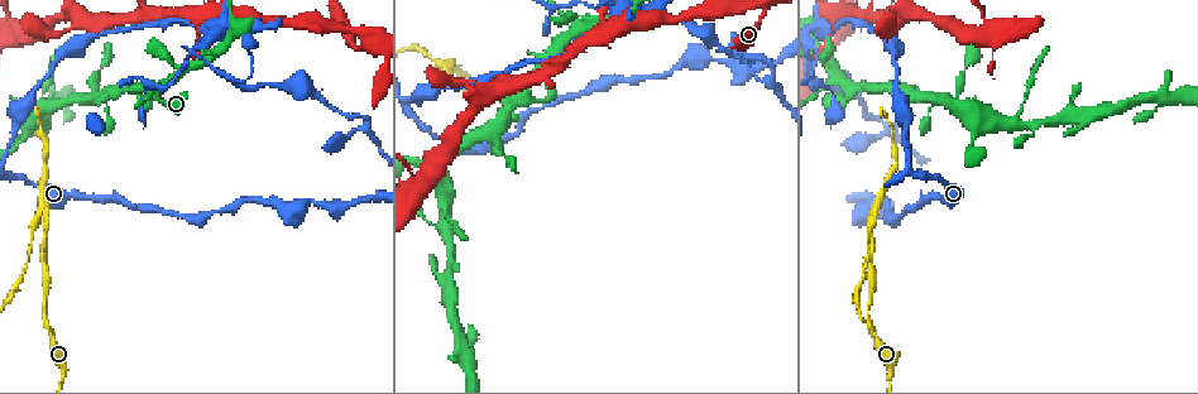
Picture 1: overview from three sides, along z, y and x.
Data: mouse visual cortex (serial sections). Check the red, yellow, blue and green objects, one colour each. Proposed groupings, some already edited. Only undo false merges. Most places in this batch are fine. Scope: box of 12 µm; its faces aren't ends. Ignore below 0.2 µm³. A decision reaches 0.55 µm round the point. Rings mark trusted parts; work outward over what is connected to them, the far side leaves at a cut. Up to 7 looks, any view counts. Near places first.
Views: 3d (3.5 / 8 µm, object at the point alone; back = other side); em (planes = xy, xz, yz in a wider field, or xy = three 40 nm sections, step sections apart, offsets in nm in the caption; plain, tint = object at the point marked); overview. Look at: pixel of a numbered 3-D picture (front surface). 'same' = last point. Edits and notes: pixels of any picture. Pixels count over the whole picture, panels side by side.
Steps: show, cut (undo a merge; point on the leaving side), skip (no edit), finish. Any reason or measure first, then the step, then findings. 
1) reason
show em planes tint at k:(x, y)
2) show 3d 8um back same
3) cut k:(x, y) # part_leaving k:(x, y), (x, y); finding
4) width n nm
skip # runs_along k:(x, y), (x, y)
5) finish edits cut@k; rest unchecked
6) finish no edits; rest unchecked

sudden change in width
show 3d 3.5um at 1:(219, 52)

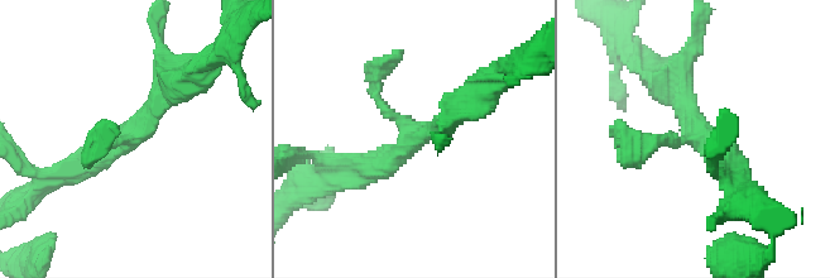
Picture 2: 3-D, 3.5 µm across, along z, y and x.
arms 3; arm_widths 150, 250, 300 nm
show em xy step 3 tint at 2:(701, 134)

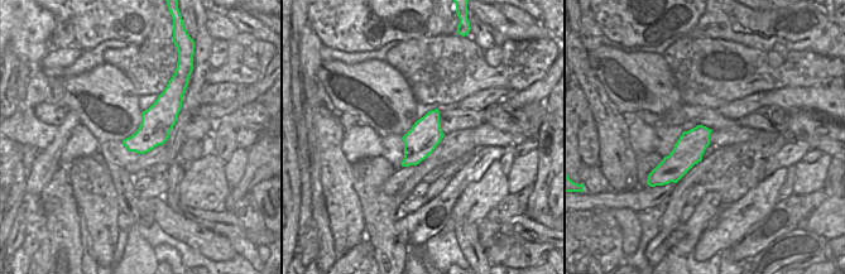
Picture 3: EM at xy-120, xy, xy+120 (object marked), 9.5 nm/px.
skip # one cell here

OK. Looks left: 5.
sharp bend
show 3d 3.5um at 1:(138, 17)

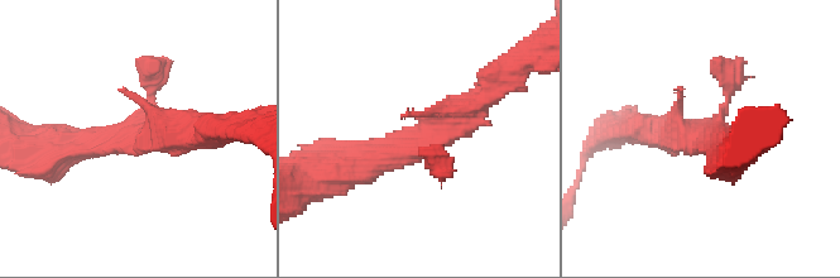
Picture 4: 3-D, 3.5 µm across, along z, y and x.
shape alone is not enough
show em planes plain at 4:(427, 140)

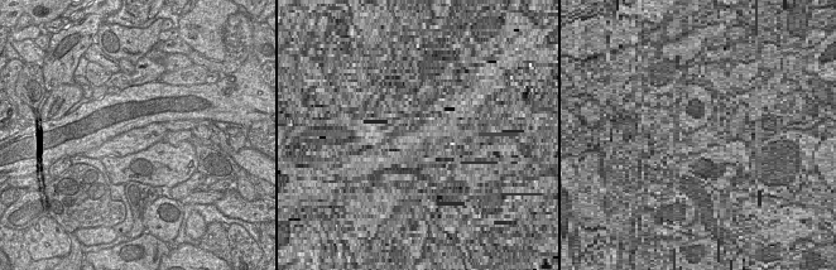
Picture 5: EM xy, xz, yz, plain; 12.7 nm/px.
show em planes tint same

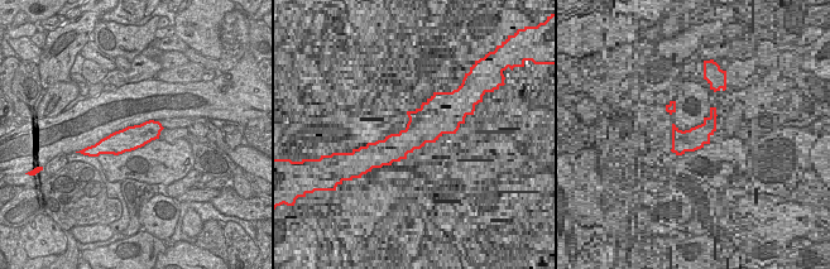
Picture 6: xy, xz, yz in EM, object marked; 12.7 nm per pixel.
skip # runs_along 4:(492, 90), (422, 144), (348, 164); continuous, no second cell

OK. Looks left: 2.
thick turns thin
show 3d 3.5um at 1:(413, 176)

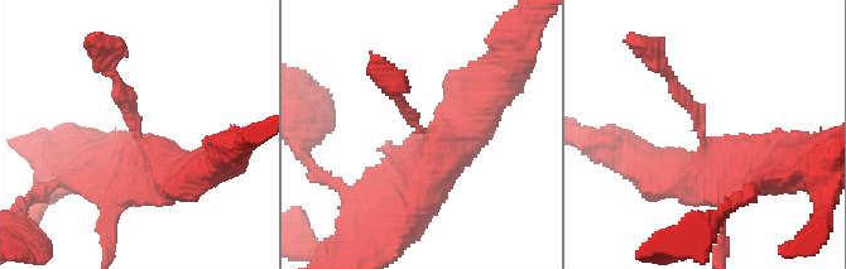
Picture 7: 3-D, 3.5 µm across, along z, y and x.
arms 4; arm_widths 150, 350, 500, 500 nm; shape alone is not enough
show em xy step 2 tint at 7:(140, 136)

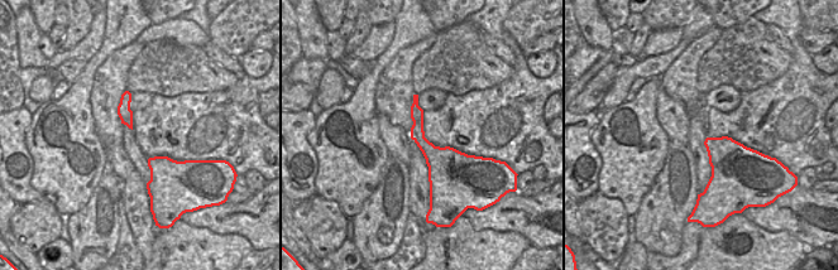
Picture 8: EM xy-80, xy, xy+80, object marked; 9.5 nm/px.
skip # runs_along 7:(191, 173), (155, 162), (113, 72); one cell here

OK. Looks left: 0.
finish no edits; rest unchecked

